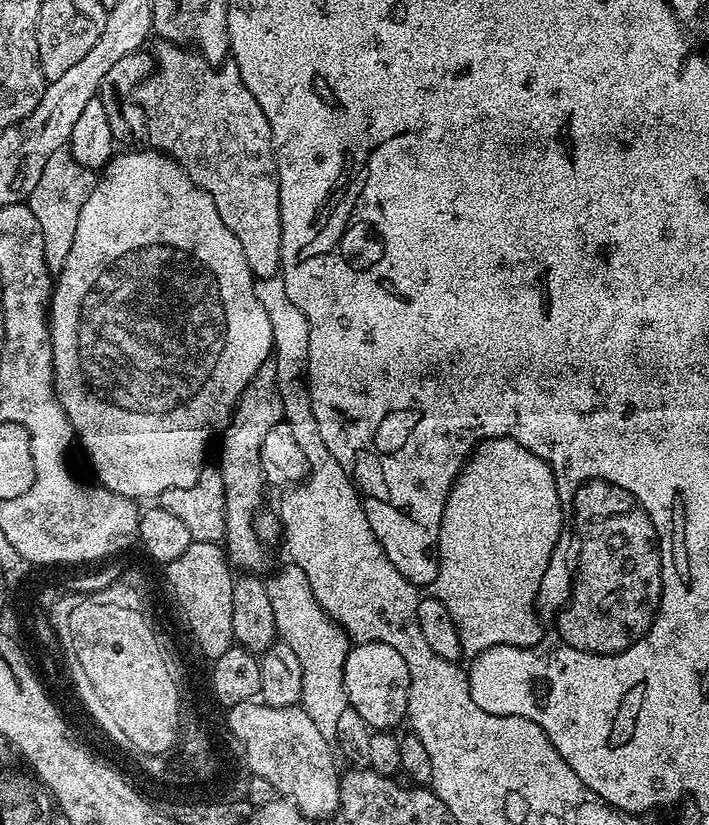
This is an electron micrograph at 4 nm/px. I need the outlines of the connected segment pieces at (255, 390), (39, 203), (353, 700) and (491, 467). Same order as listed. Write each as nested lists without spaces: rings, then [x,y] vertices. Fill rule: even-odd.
[[[272,376],[264,380],[251,380],[244,385],[240,399],[223,429],[224,441],[220,444],[218,467],[222,474],[226,494],[226,555],[233,565],[244,574],[263,574],[272,564],[272,551],[282,540],[282,525],[275,511],[264,508],[266,477],[260,465],[262,438],[274,426],[282,423],[284,404],[280,400],[280,389],[272,387]]]
[[[67,147],[54,150],[38,169],[40,181],[26,197],[30,210],[37,215],[42,235],[45,238],[45,258],[51,273],[58,274],[63,270],[66,254],[70,254],[70,246],[74,246],[74,234],[78,230],[78,214],[82,214],[82,206],[88,197],[90,187],[86,182],[86,170],[72,156]]]
[[[360,642],[349,647],[344,667],[344,689],[351,711],[356,711],[372,730],[392,730],[408,714],[410,670],[406,658],[394,646],[382,642]]]
[[[496,436],[492,440],[481,440],[475,448],[472,449],[470,455],[465,459],[464,466],[461,468],[460,473],[457,474],[456,480],[452,483],[452,488],[448,491],[448,501],[444,507],[442,514],[442,522],[438,525],[438,567],[436,570],[436,578],[430,585],[430,595],[433,597],[440,597],[444,603],[448,604],[448,608],[452,609],[451,618],[453,619],[454,626],[457,628],[458,638],[460,639],[461,650],[465,657],[475,658],[481,656],[486,650],[490,650],[494,646],[518,646],[519,648],[534,648],[541,643],[540,640],[544,636],[544,628],[540,625],[540,620],[536,617],[536,604],[538,608],[538,597],[540,596],[540,583],[546,574],[546,570],[550,566],[550,558],[557,555],[556,543],[560,540],[560,531],[564,528],[564,512],[566,512],[565,505],[560,502],[560,495],[558,494],[558,486],[556,485],[556,475],[552,473],[552,465],[549,461],[543,460],[539,452],[531,452],[526,446],[522,446],[516,440],[511,440],[509,436]]]

